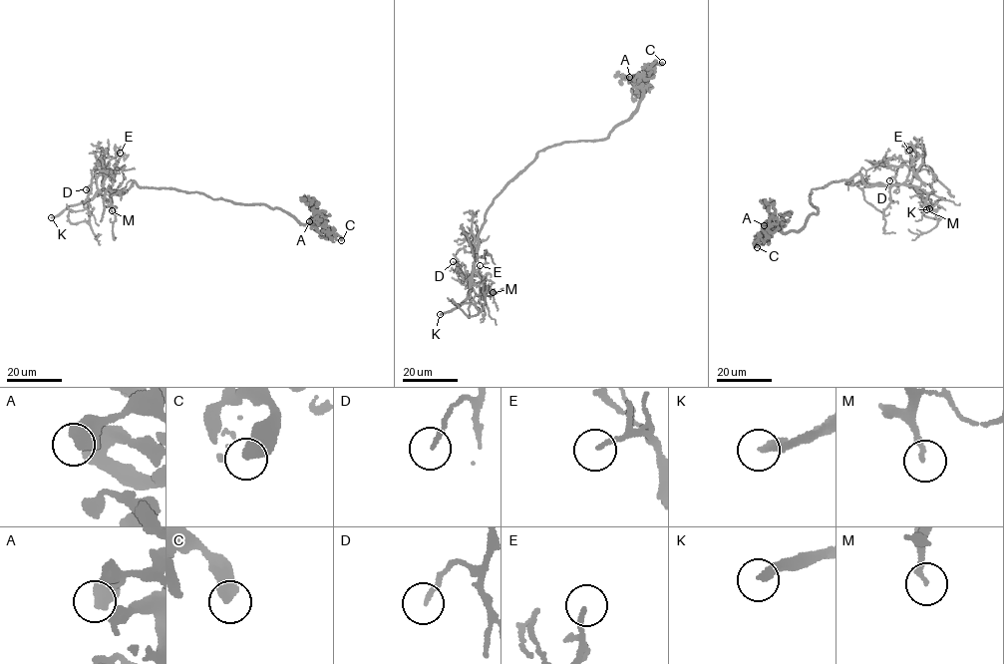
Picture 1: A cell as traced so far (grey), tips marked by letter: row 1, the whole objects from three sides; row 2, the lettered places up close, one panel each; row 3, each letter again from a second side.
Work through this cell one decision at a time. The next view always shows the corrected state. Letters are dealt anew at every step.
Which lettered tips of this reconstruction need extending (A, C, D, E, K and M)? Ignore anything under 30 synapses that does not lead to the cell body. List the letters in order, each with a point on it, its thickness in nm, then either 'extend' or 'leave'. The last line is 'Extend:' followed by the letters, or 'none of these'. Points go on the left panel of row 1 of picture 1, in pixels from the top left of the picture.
A: at (309, 221); 650 nm thick; leave
C: at (341, 240); 500 nm thick; leave
D: at (86, 189); 120 nm thick; leave
E: at (120, 153); 160 nm thick; leave
K: at (51, 217); 320 nm thick; extend
M: at (112, 210); 160 nm thick; extend
Extend: K, M

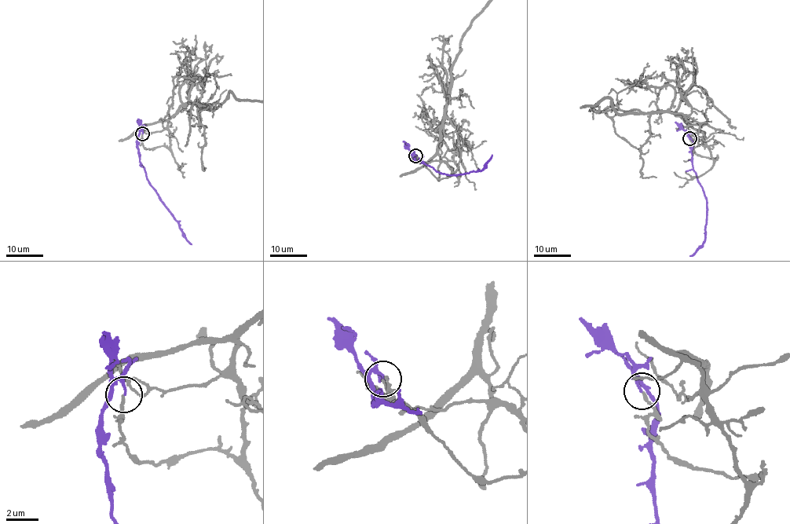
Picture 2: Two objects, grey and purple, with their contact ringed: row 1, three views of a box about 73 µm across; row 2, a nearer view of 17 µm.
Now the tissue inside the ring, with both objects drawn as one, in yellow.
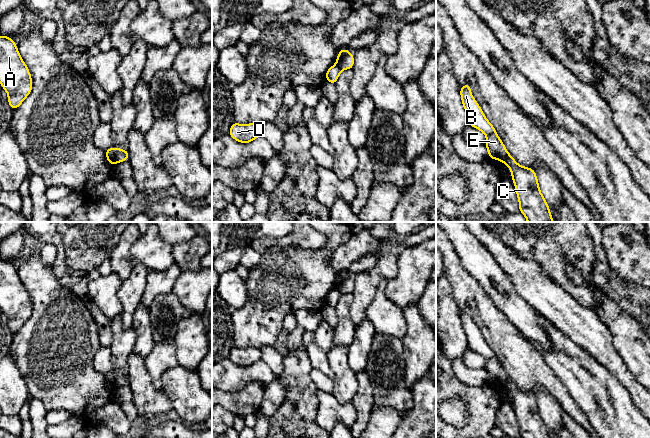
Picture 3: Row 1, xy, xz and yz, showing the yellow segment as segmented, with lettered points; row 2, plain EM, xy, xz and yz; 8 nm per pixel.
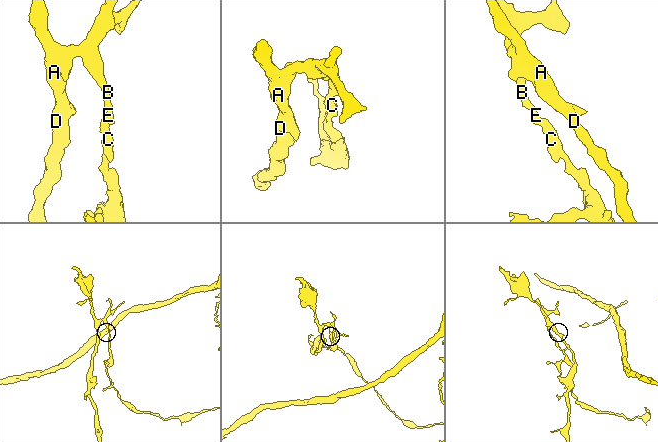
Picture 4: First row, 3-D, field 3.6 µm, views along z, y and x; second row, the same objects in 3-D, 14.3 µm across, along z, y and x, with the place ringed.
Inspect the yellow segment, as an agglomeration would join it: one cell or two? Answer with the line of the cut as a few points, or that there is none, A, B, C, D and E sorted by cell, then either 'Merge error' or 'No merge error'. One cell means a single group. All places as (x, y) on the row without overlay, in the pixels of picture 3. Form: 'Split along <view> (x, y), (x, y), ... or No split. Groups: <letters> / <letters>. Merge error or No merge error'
Split along xy (112, 372), (117, 386). Groups: A B D E / C. Merge error

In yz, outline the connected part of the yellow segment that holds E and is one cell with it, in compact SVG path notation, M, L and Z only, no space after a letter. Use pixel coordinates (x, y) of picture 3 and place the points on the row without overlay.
M465 308L460 312L461 324L467 338L467 346L472 351L482 355L486 359L485 372L489 375L488 382L506 386L507 373L497 359L493 349L487 344L481 331L471 318L471 311Z

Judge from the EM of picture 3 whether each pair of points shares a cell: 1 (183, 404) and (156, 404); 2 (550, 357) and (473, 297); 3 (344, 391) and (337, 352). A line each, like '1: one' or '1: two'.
1: two
2: two
3: one

